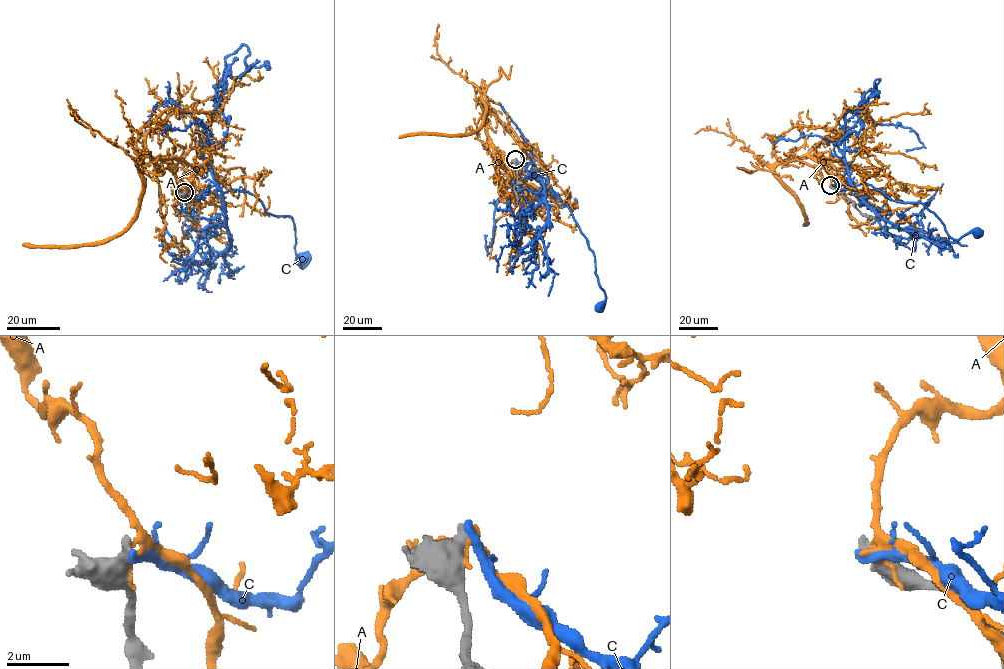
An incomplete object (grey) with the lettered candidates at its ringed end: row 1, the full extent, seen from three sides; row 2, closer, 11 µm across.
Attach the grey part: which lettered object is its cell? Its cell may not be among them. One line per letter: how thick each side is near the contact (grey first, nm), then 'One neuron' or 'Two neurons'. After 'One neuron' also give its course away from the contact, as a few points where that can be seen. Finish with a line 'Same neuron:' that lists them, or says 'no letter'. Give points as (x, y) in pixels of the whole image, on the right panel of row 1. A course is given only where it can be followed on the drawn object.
A: Thickness 700 nm (grey) against 110 nm. Two neurons
C: Thickness 460 nm (grey) against 260 nm. Two neurons
Same neuron: no letter

